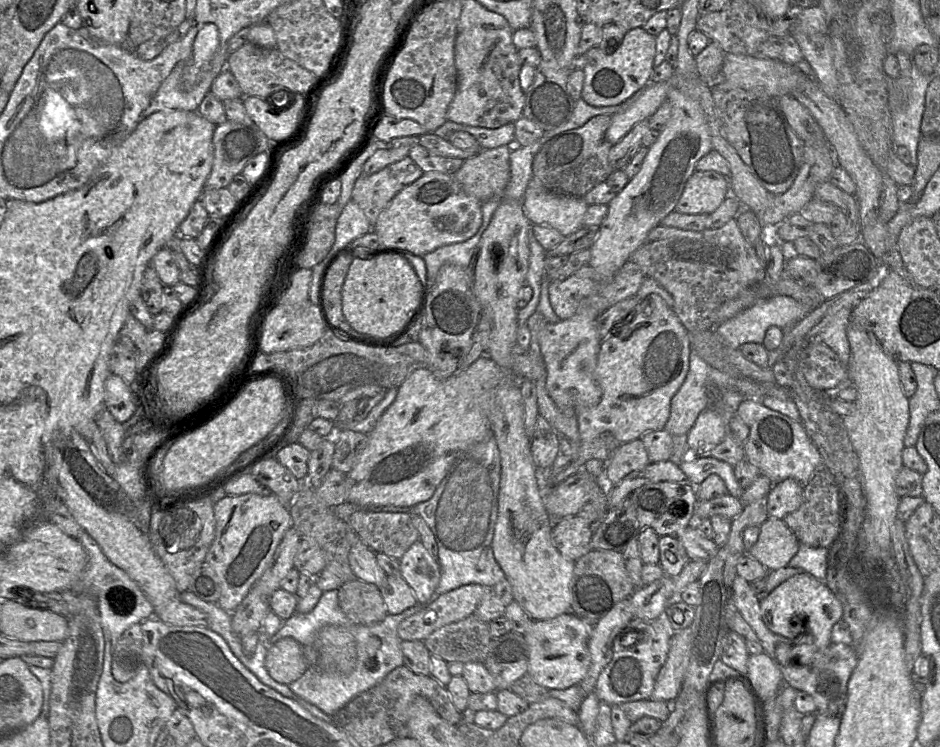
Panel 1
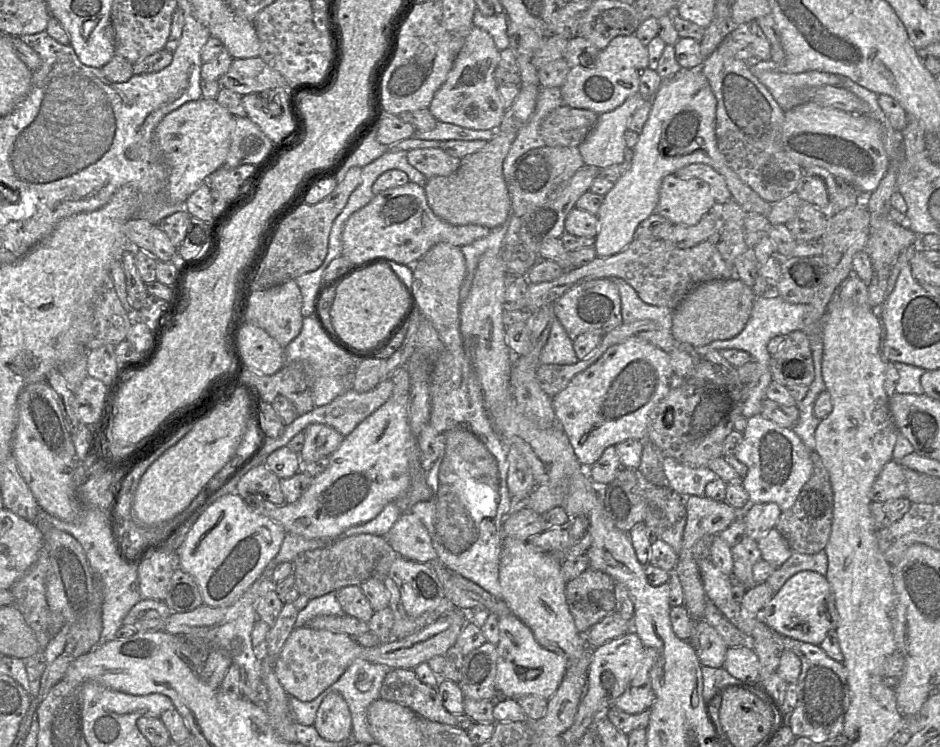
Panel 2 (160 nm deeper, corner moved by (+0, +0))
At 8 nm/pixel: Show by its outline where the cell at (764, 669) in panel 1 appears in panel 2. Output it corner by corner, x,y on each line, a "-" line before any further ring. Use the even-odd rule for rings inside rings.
750,644
729,647
722,668
740,683
761,681
759,658

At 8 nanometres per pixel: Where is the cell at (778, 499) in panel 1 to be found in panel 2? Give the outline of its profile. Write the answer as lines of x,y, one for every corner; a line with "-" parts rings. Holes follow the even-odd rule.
776,503
751,504
744,510
745,536
758,541
775,527
782,511

